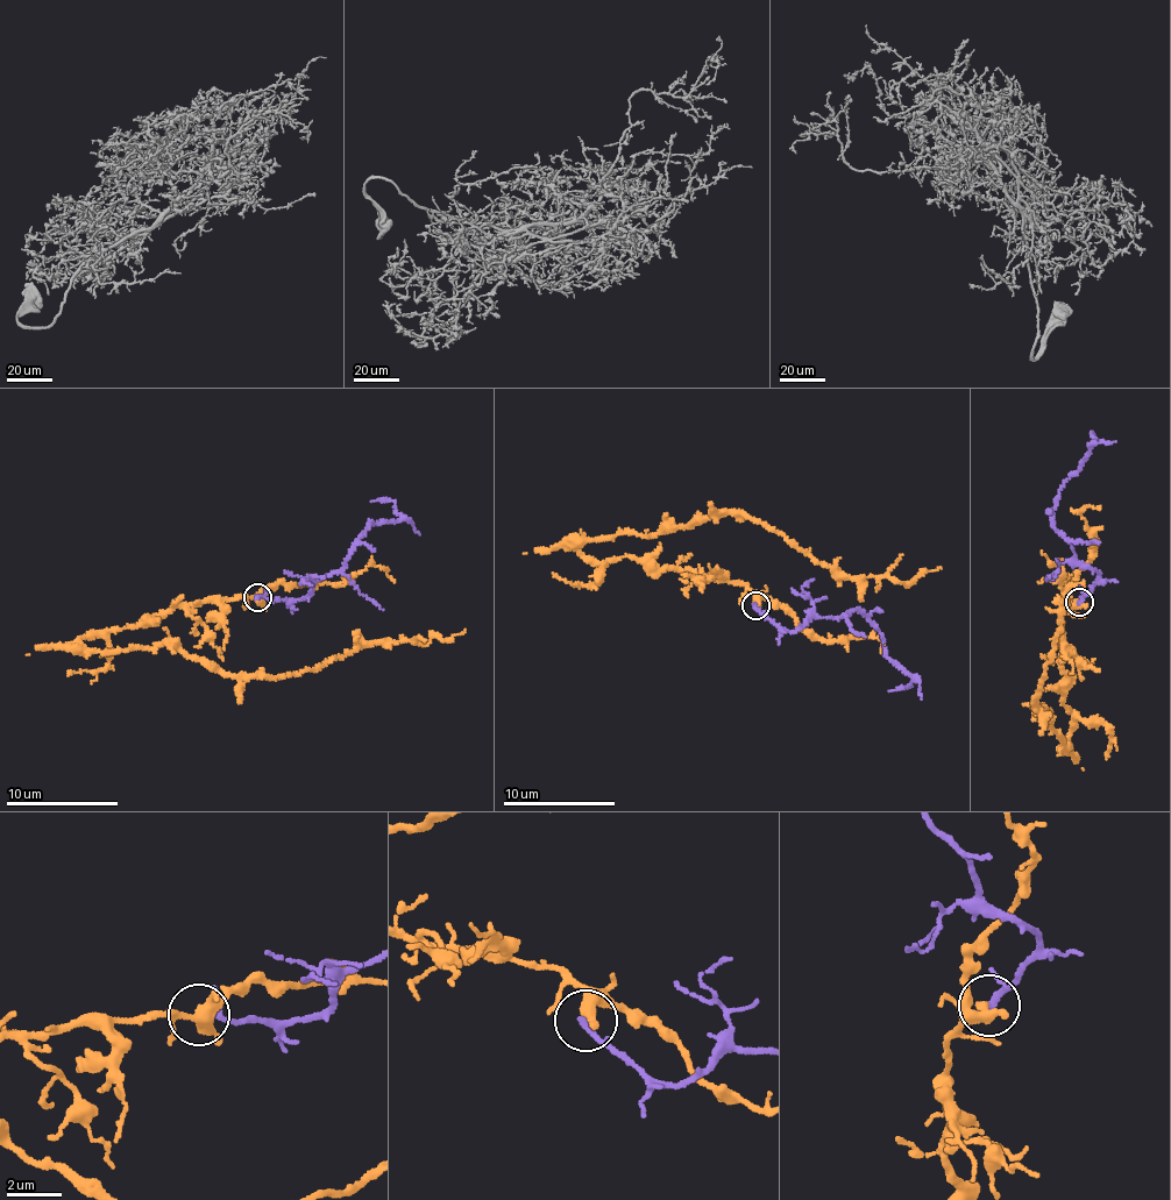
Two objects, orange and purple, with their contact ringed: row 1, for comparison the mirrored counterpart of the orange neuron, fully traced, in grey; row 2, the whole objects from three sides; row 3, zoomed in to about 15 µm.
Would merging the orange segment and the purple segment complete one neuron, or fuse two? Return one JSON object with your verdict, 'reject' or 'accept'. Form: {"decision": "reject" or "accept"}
{"decision": "reject"}

